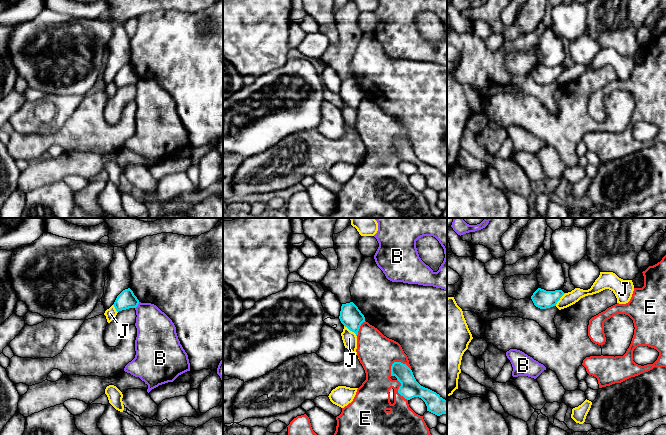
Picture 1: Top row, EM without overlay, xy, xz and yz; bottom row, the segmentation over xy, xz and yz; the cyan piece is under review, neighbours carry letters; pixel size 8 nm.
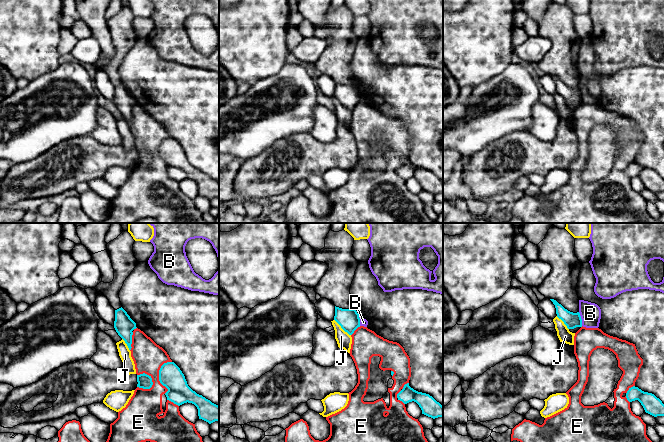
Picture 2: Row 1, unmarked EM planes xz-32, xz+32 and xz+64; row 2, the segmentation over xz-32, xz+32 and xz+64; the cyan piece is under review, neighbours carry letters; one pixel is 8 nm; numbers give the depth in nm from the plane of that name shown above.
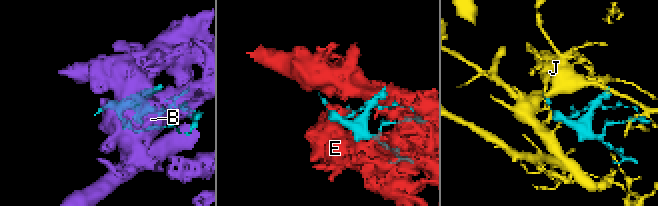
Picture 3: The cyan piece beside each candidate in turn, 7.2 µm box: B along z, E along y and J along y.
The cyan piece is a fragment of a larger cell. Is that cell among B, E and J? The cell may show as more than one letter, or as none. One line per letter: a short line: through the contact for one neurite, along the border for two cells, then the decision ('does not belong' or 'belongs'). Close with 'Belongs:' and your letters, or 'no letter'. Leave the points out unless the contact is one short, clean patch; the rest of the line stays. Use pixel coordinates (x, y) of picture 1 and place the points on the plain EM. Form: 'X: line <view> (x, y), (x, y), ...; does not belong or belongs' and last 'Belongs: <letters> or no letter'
B: does not belong
E: does not belong
J: does not belong
Belongs: no letter

